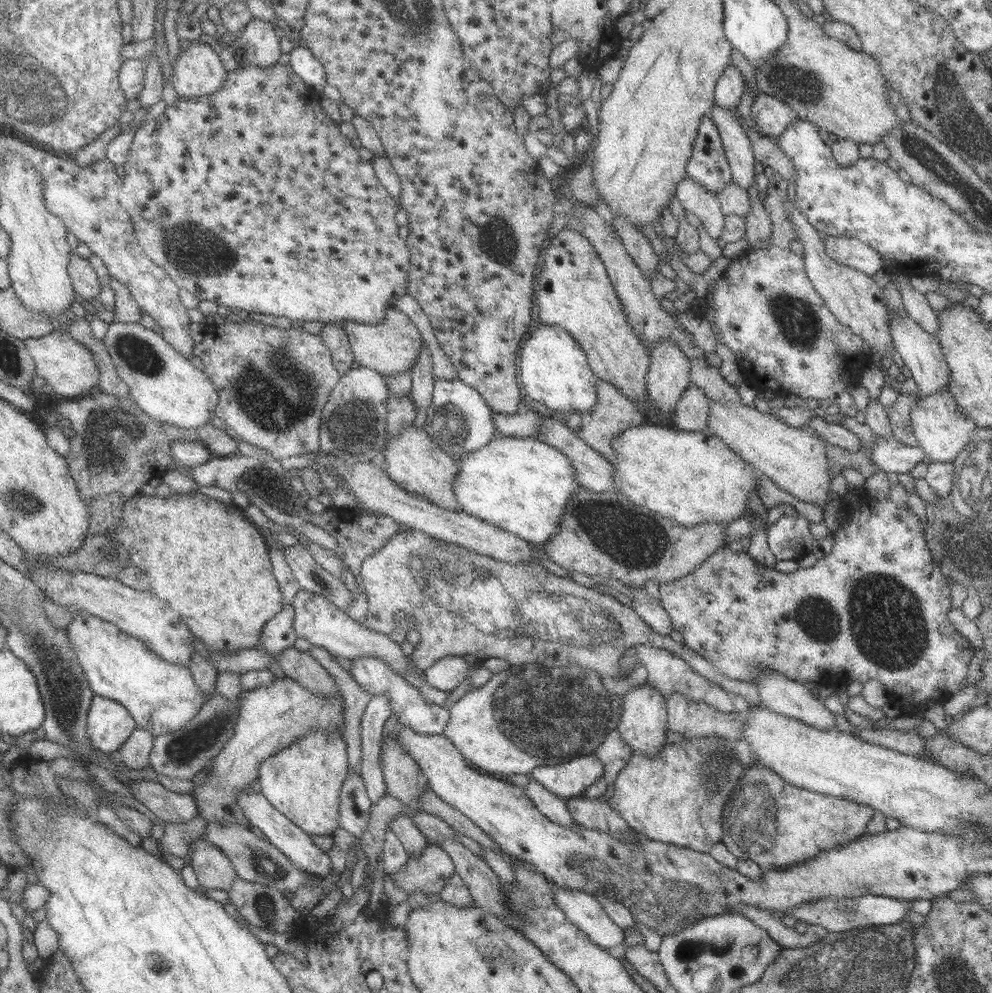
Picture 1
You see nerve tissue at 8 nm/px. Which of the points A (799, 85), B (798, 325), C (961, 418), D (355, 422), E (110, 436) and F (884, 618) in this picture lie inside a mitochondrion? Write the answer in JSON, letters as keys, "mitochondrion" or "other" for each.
{"A":"mitochondrion","B":"mitochondrion","C":"other","D":"mitochondrion","E":"mitochondrion","F":"mitochondrion"}

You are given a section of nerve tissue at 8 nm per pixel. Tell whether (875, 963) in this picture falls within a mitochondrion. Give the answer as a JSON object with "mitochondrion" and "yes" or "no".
{"mitochondrion":"yes"}

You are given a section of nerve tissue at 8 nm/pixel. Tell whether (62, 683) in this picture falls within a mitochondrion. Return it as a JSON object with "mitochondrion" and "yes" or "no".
{"mitochondrion":"yes"}

